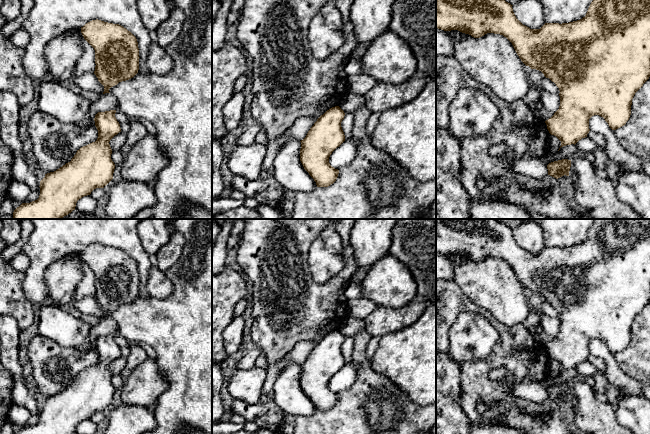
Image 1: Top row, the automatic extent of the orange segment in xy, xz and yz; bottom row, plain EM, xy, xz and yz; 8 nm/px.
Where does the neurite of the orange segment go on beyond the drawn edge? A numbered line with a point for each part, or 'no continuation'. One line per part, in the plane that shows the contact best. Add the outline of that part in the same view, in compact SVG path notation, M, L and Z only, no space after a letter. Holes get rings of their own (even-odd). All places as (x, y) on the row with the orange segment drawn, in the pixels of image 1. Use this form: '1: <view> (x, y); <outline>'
no continuation

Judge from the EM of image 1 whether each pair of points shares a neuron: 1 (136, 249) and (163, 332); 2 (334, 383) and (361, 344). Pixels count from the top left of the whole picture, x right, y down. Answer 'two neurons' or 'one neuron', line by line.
1: two neurons
2: two neurons

